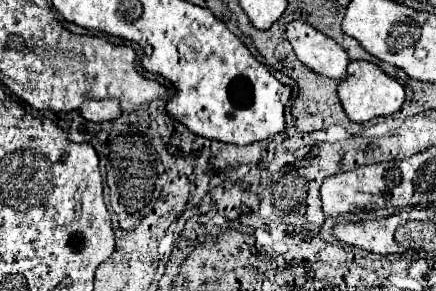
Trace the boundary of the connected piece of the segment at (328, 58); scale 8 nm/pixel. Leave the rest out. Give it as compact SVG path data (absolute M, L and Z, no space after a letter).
M302 21L288 23L286 35L296 57L306 67L336 81L346 77L346 65L350 59L334 39L326 37L324 33Z

